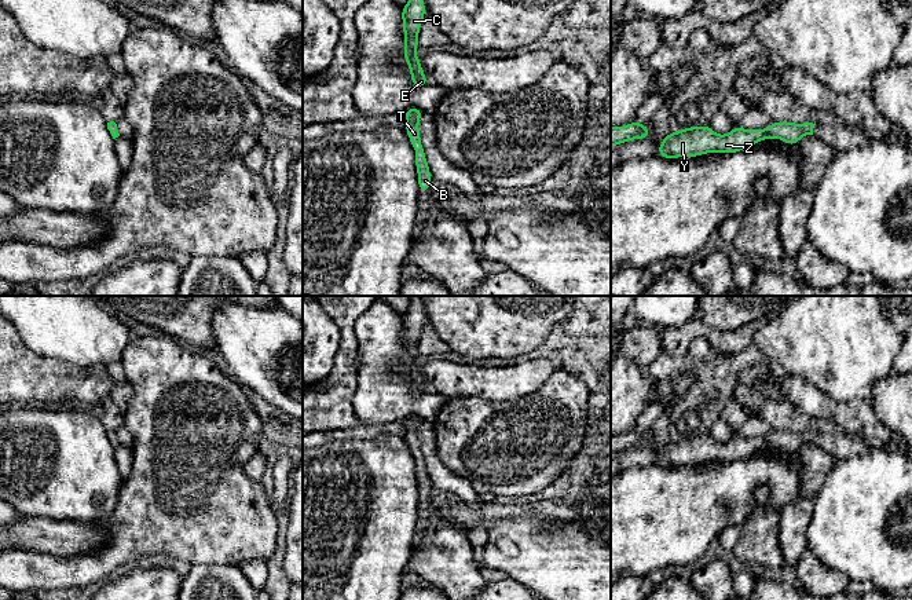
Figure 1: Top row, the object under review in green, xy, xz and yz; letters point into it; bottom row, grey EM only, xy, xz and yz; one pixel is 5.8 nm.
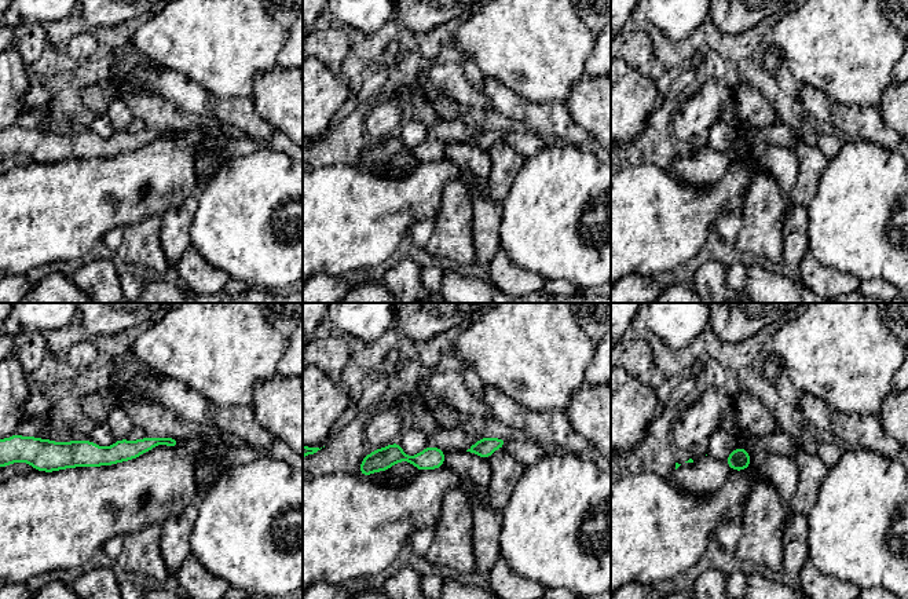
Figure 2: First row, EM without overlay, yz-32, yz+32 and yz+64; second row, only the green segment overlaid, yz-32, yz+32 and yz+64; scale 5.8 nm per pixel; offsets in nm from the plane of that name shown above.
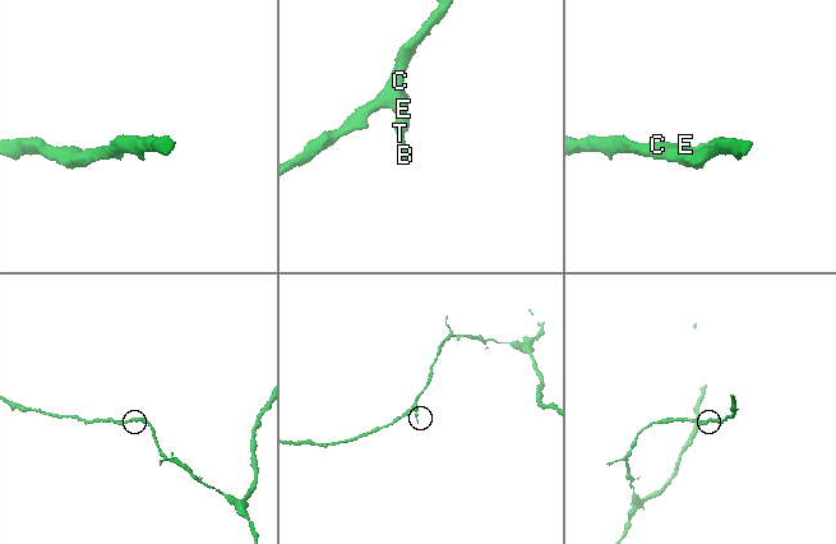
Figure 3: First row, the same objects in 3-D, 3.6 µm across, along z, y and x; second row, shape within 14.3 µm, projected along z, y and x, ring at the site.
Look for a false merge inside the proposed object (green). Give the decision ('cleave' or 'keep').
keep

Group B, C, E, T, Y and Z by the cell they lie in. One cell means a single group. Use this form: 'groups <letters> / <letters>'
groups B C E T Y Z

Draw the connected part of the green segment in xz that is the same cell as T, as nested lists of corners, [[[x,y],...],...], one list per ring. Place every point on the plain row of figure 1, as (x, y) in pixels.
[[[410,416],[404,421],[406,440],[410,451],[415,458],[415,478],[418,482],[418,500],[429,500],[432,493],[431,478],[425,465],[425,458],[421,451],[418,431],[424,420],[418,416]]]

